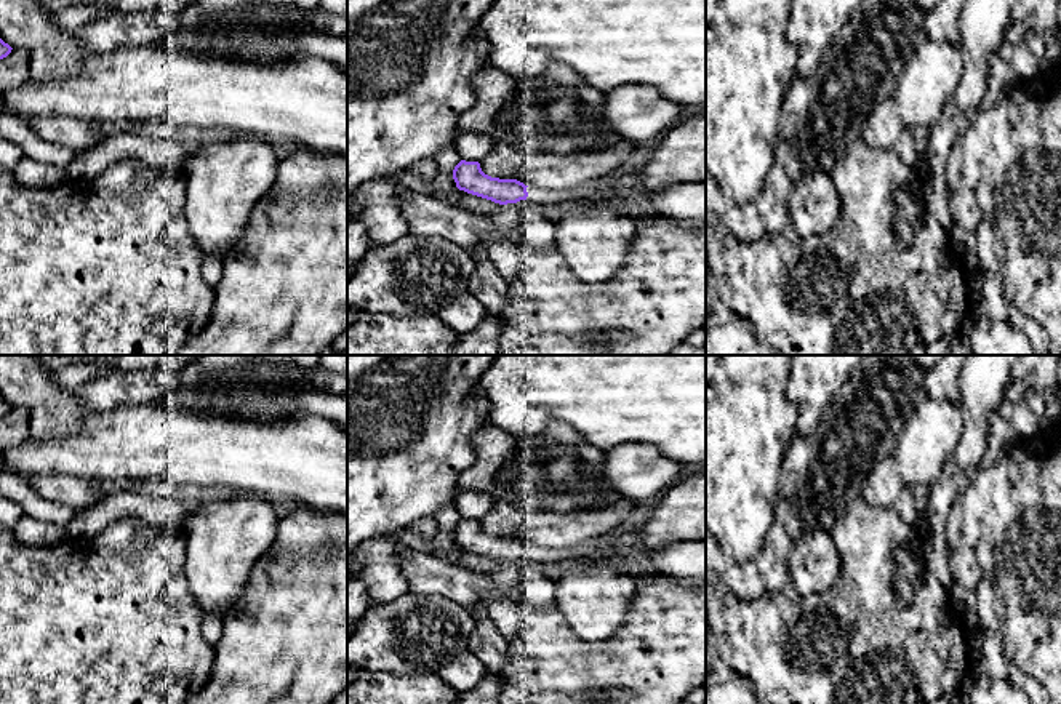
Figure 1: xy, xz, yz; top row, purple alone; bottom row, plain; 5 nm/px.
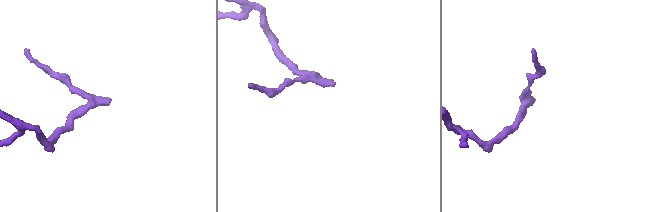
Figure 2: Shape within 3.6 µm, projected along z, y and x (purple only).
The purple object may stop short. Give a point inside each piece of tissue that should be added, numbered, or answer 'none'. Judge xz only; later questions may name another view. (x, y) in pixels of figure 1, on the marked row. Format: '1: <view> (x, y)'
1: xz (596, 189)

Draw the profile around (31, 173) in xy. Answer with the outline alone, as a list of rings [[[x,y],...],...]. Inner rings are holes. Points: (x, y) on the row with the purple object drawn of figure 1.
[[[22,157],[13,170],[18,184],[26,187],[56,187],[67,181],[64,168]]]

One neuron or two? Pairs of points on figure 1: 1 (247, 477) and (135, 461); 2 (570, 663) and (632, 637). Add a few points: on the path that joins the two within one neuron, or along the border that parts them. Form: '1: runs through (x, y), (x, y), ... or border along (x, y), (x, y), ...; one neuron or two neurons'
1: runs through (220, 461), (162, 461); one neuron
2: runs through (586, 663), (607, 663), (616, 653); one neuron

